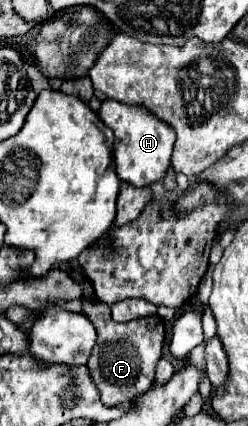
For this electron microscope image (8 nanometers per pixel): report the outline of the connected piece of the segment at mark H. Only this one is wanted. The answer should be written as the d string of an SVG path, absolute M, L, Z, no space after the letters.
M106 98L100 108L100 118L106 126L114 130L114 160L116 160L116 174L120 180L130 182L134 186L154 184L164 178L166 170L170 168L170 156L176 142L176 132L170 124L158 120L156 114L148 112L142 104L124 104L112 98Z

